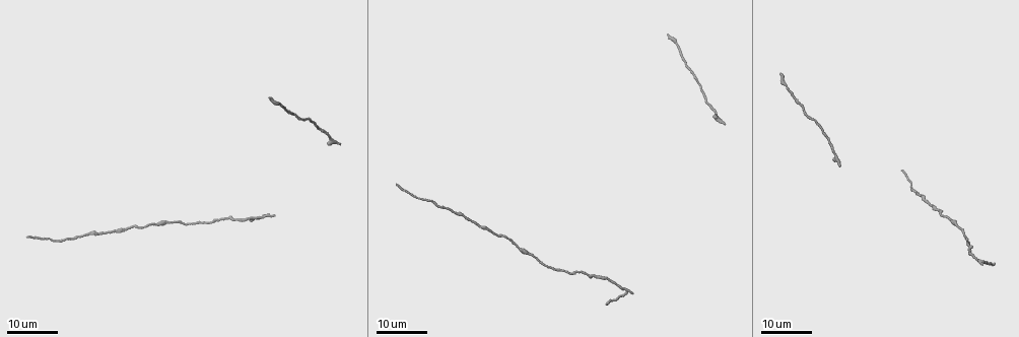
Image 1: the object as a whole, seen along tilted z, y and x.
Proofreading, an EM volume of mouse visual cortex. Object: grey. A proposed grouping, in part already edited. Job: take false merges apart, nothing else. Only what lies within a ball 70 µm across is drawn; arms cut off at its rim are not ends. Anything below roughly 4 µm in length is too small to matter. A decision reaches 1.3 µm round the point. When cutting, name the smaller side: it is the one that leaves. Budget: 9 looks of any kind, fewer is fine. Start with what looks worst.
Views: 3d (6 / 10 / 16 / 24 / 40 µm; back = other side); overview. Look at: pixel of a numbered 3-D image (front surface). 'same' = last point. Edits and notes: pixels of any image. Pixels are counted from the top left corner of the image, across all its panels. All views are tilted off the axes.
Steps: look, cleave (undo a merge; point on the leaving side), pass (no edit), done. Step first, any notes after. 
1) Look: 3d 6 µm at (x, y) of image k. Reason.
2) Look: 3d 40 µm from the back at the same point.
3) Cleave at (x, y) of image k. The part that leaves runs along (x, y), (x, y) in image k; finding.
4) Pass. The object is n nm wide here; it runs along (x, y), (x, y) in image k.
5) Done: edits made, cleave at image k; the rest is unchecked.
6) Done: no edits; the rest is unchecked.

Look: 3d 16 µm at (89, 234) of image 1. Calibre changes.

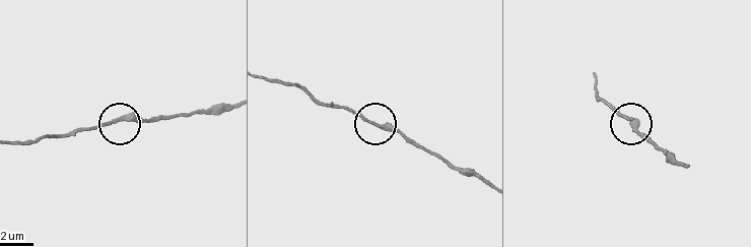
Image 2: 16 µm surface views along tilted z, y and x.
Look: 3d 6 µm at (370, 122) of image 2. Zoom in.

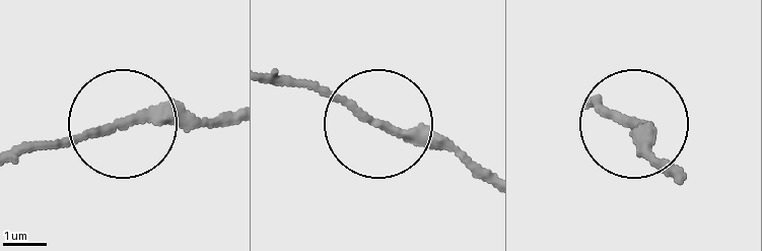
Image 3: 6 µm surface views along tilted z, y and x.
Pass. It runs along (231, 117), (130, 118), (29, 145) in image 3; continuous, no second cell.

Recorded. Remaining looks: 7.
Look: 3d 16 µm at (235, 219) of image 1. Sudden change in width.

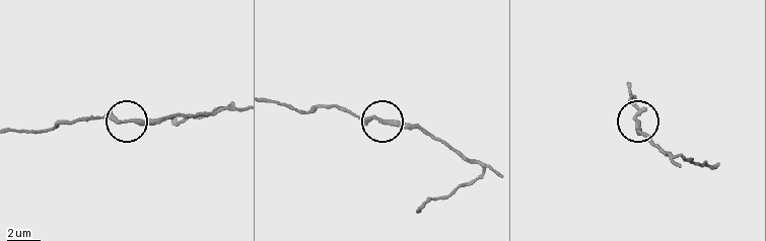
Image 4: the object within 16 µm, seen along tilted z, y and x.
Look: 3d 6 µm at (376, 117) of image 4.

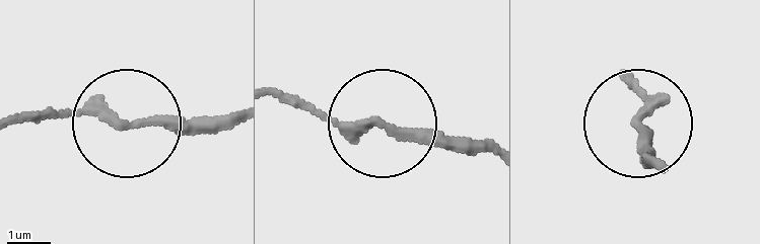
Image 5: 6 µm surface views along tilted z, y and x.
Pass. It runs along (657, 163), (653, 137), (636, 120), (647, 95), (629, 71) in image 5; one cell here.

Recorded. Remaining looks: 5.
Look: 3d 24 µm at (169, 221) of image 1. Thick turns thin.

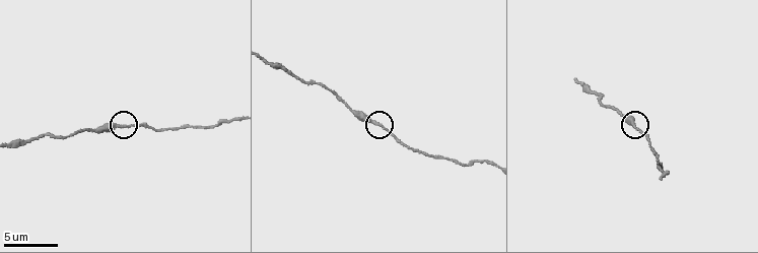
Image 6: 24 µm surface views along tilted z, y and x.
Look: 3d 6 µm at (632, 125) of image 6.

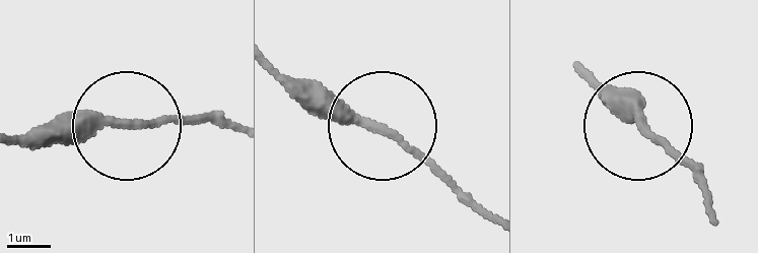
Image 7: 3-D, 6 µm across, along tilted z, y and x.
Pass. It runs along (237, 126), (179, 117), (18, 140) in image 7; continuous, no second cell.

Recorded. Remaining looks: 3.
Look: 3d 6 µm at (268, 62) of image 6. Thick turns thin.

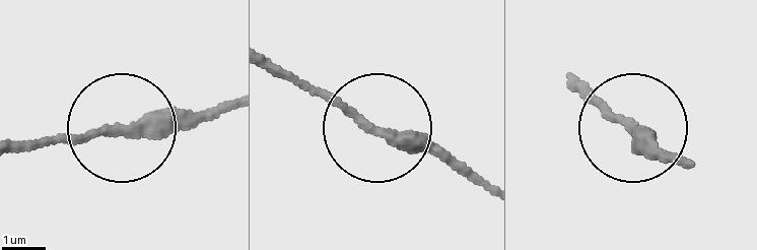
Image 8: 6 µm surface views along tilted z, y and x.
Pass. Continuous, no second cell.

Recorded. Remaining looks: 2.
Done: no edits; the rest is unchecked.

